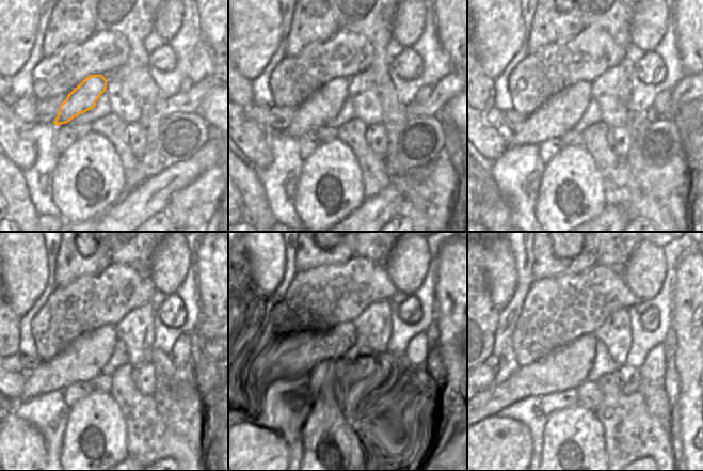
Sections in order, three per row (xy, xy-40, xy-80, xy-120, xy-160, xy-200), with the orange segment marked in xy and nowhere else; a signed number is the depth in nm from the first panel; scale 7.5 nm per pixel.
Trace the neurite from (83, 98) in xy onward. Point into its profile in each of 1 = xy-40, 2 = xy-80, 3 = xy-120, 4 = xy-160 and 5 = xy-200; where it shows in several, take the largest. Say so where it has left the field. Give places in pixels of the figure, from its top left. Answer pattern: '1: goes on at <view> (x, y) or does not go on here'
1: goes on at xy-40 (323, 106)
2: goes on at xy-80 (561, 112)
3: goes on at xy-120 (83, 359)
4: goes on at xy-160 (328, 362)
5: goes on at xy-200 (566, 367)

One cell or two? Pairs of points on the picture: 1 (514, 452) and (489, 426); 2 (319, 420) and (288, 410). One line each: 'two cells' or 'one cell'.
1: one cell
2: two cells

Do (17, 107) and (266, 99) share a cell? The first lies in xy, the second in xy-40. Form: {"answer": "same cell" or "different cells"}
{"answer": "different cells"}

